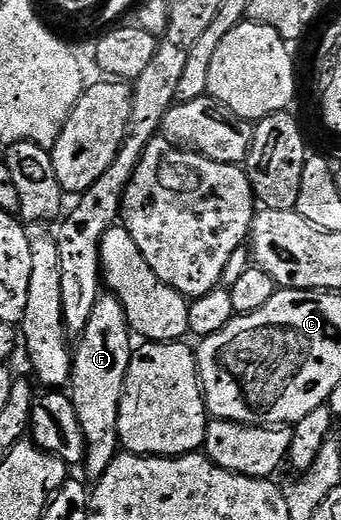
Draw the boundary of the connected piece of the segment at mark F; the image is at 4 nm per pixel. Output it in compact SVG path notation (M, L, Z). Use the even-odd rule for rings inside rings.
M101 296L94 304L94 310L91 312L90 319L86 322L85 330L79 335L78 342L81 343L75 346L75 353L72 355L71 397L85 437L83 467L85 466L86 472L90 474L90 479L93 480L103 477L111 464L111 460L116 458L119 453L119 439L117 437L119 404L123 396L127 368L131 364L131 356L135 349L135 342L132 342L134 339L131 337L124 306L117 301L116 297L108 297Z

